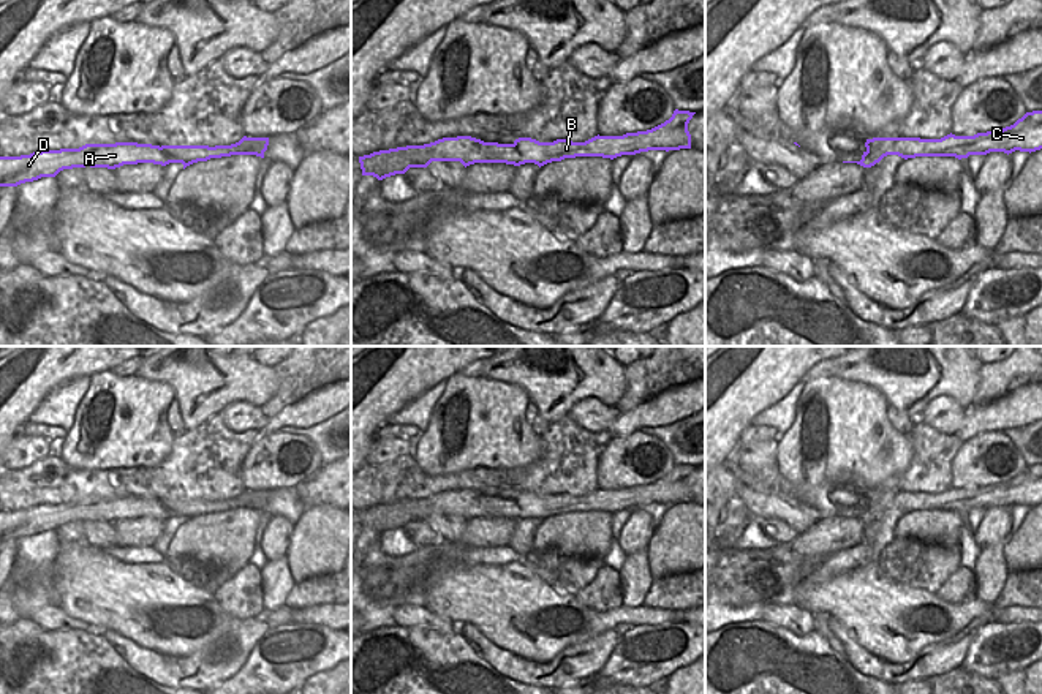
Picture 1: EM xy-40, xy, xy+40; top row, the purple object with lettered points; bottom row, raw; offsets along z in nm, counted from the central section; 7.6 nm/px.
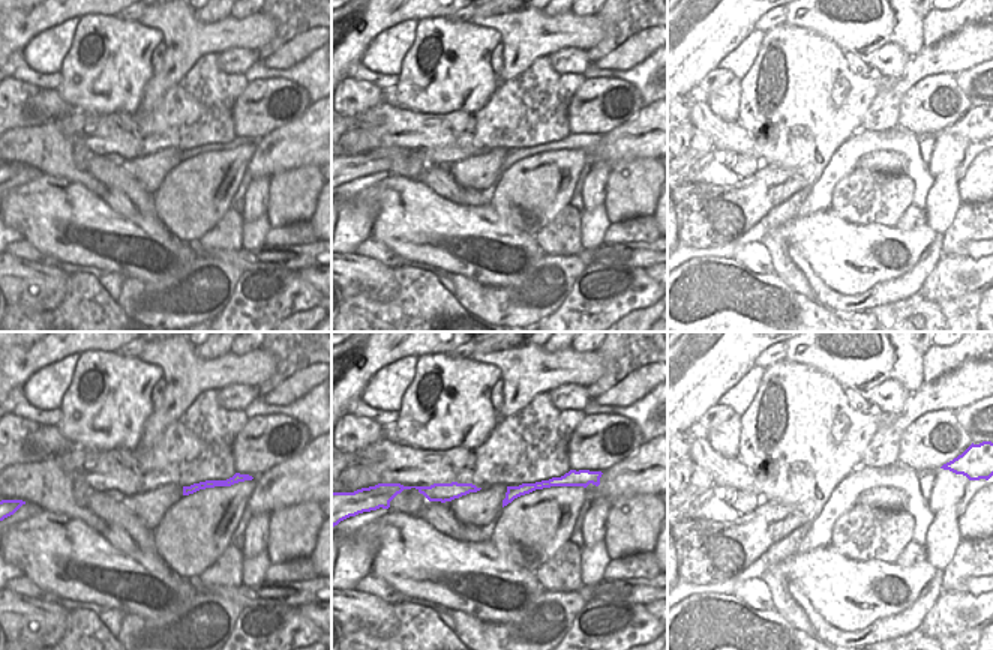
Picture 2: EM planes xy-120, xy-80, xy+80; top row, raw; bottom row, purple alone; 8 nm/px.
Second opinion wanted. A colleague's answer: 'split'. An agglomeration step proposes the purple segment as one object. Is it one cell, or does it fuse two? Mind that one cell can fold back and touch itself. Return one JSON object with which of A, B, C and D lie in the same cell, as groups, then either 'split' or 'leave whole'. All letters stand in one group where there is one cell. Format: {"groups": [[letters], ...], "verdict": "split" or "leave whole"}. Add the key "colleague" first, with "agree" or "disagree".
{"colleague": "disagree", "groups": [["A", "B", "C", "D"]], "verdict": "leave whole"}

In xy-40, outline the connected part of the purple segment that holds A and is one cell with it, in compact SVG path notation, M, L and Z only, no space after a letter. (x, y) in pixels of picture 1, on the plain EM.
M247 492L231 500L152 500L138 496L85 498L79 503L41 504L21 511L0 511L0 541L17 541L41 531L55 531L63 523L108 522L153 517L182 517L183 523L198 515L231 509L264 512L269 492Z

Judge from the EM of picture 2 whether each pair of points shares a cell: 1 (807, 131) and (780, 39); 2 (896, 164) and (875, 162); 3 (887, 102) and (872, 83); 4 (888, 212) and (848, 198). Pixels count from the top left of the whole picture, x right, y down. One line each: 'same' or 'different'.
1: same
2: same
3: different
4: same

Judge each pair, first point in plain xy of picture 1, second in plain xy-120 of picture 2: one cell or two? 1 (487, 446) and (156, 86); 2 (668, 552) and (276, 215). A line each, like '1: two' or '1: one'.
1: two
2: one

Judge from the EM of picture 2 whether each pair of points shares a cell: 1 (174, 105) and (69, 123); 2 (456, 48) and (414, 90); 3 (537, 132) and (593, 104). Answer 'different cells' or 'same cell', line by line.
1: same cell
2: same cell
3: different cells

